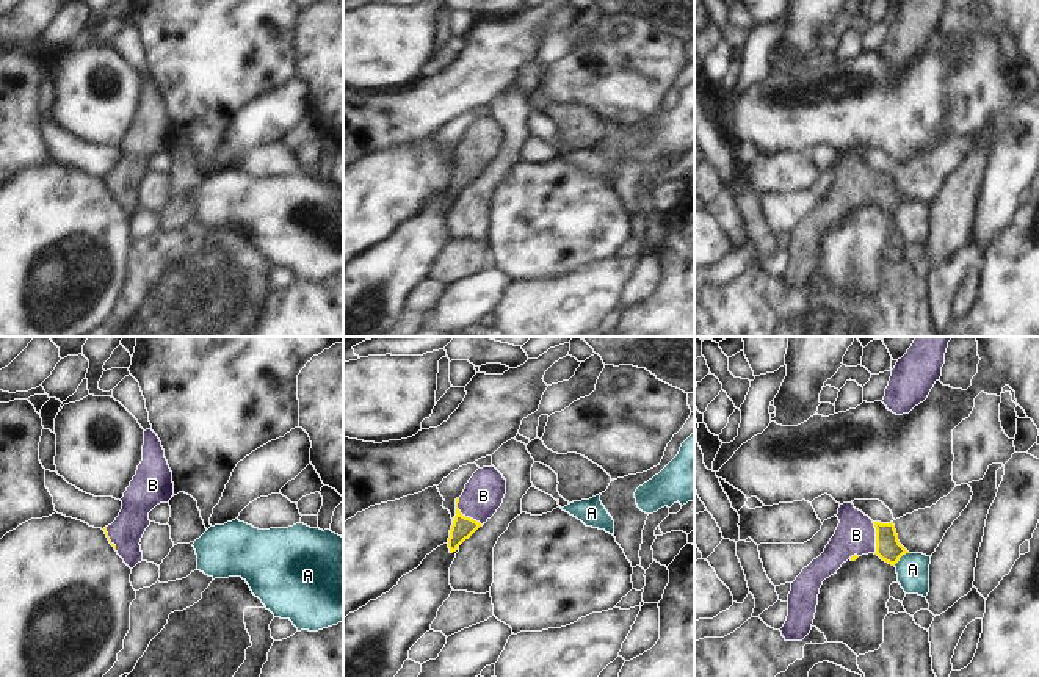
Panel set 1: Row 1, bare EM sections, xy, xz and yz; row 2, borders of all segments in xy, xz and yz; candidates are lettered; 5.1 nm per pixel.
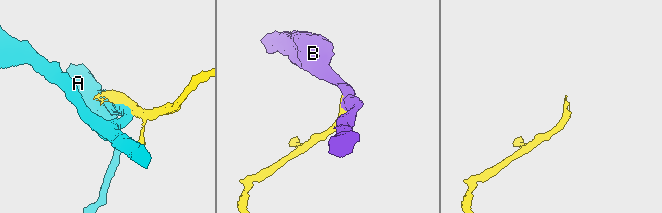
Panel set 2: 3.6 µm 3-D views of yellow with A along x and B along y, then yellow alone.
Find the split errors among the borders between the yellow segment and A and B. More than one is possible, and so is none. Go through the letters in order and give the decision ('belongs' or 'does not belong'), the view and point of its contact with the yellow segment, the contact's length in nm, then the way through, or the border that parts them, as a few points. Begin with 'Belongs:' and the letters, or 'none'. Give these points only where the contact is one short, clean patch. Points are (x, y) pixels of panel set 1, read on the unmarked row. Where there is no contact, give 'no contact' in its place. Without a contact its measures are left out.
Belongs: B
A: does not belong; meets yellow in yz at (900, 206); contact 100 nm long
B: belongs; meets yellow in xz at (464, 165); contact 180 nm long; runs through xz (463, 176), (464, 165), (483, 144)

